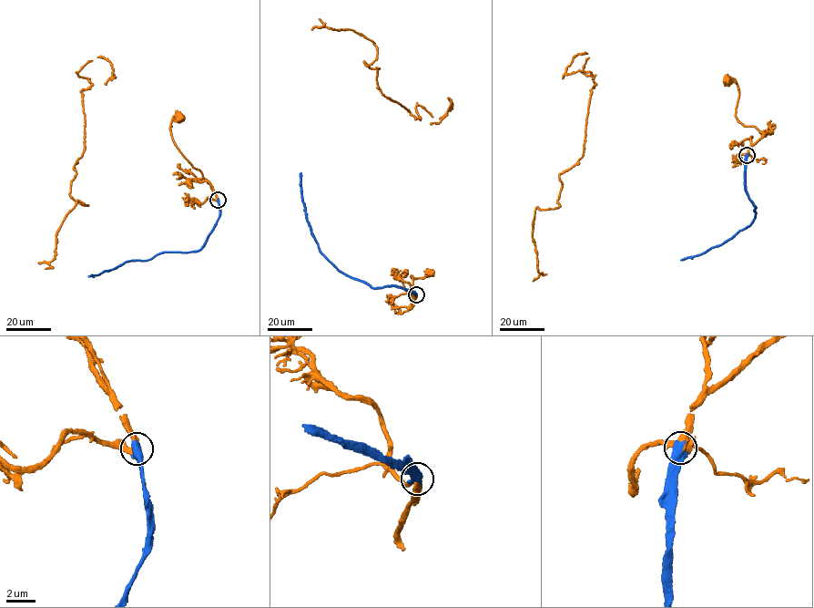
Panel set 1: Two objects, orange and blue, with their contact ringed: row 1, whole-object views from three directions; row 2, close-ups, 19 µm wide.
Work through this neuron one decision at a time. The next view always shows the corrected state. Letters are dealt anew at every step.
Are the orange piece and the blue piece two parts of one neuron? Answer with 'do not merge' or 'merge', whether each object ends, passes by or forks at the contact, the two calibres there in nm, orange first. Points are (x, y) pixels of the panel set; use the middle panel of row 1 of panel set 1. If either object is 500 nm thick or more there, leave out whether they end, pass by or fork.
merge; calibres 320 and 650 nm

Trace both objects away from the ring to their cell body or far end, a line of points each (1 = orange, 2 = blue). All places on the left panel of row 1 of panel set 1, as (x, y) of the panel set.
1: (218, 200), (200, 170), (192, 167), (173, 140), (170, 123), (173, 118), (178, 118)
2: (218, 200), (219, 217), (199, 250), (161, 252), (146, 261), (125, 262), (89, 276)

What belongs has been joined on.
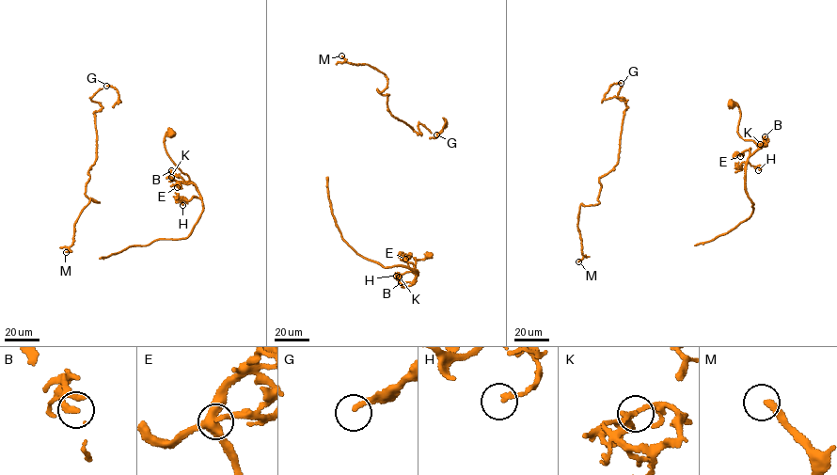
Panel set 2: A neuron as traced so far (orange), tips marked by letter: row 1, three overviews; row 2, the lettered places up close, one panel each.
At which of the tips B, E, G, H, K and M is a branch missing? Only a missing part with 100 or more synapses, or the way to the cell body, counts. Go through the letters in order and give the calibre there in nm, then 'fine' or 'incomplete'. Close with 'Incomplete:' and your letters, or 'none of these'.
B: calibre 260 nm; fine
E: calibre 190 nm; fine
G: calibre 200 nm; fine
H: calibre 180 nm; fine
K: calibre 140 nm; fine
M: calibre 280 nm; incomplete
Incomplete: M

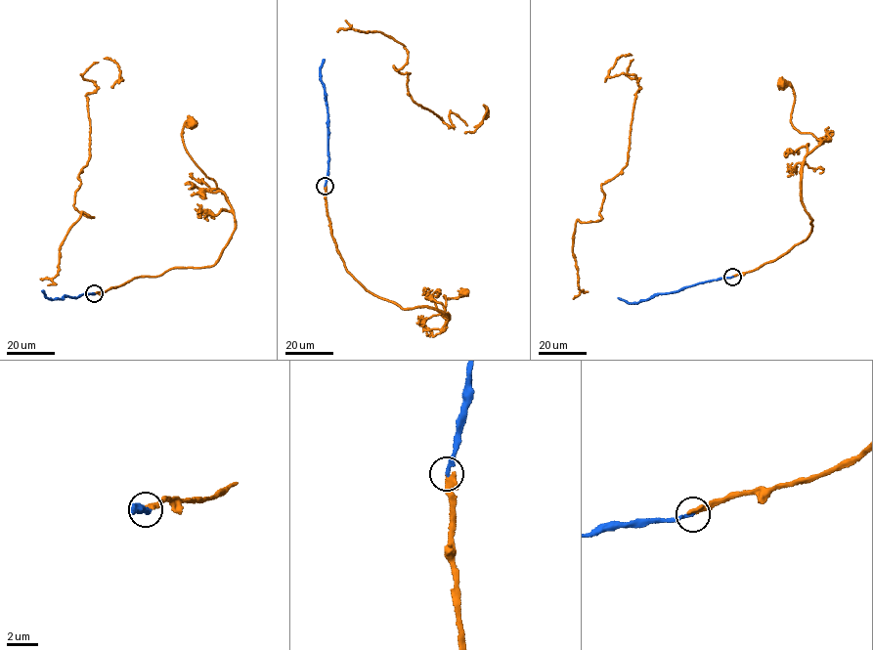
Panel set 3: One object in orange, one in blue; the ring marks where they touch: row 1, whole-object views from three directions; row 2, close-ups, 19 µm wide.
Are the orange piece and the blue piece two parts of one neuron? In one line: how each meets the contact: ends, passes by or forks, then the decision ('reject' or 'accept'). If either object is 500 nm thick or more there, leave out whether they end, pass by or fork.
orange ends | blue ends | accept

